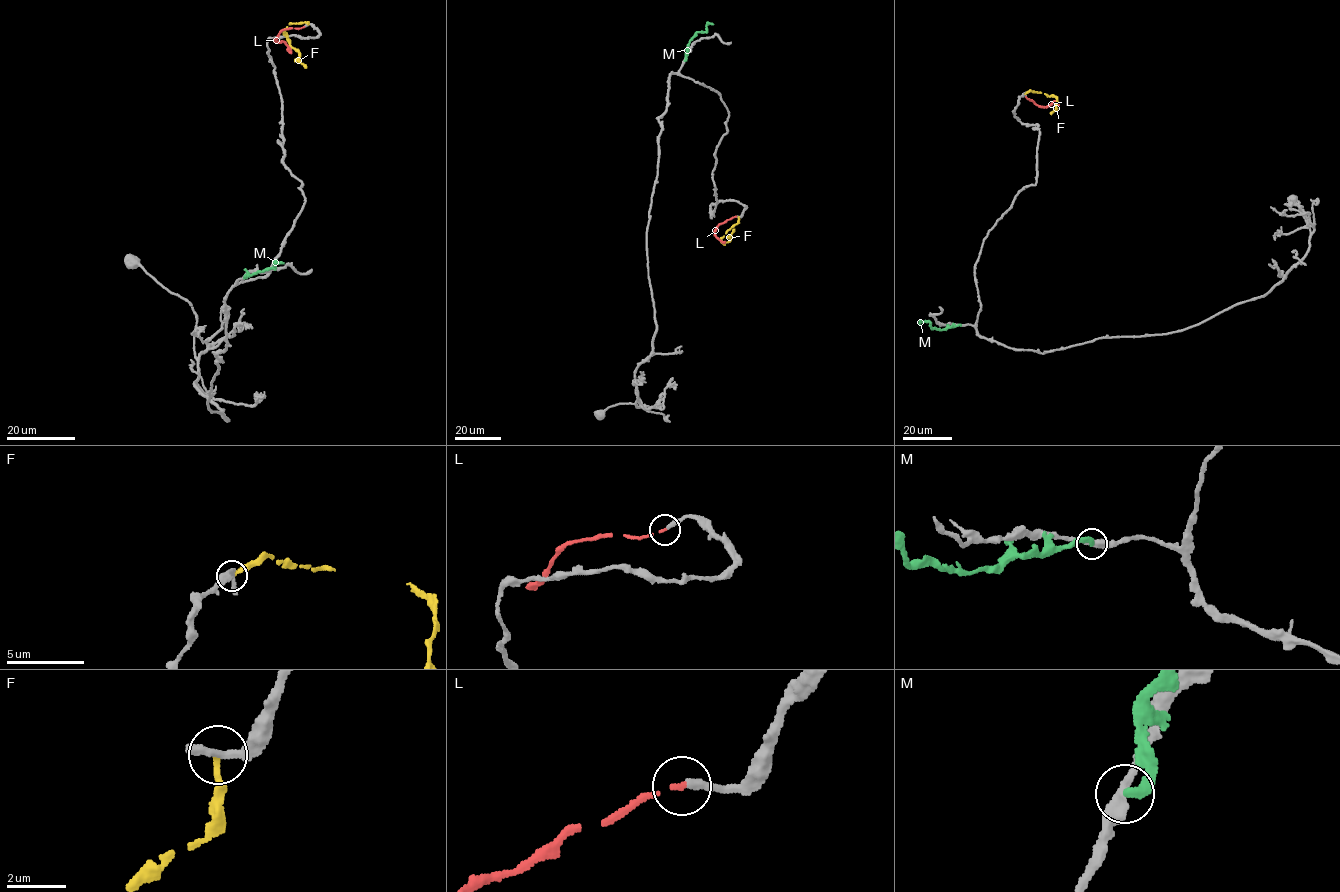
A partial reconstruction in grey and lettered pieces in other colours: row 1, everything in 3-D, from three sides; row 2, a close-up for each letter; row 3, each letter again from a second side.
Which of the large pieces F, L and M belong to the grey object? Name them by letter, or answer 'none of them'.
L

